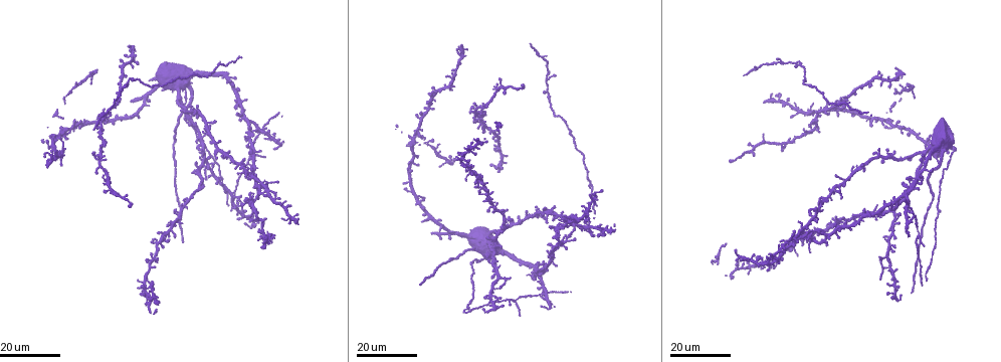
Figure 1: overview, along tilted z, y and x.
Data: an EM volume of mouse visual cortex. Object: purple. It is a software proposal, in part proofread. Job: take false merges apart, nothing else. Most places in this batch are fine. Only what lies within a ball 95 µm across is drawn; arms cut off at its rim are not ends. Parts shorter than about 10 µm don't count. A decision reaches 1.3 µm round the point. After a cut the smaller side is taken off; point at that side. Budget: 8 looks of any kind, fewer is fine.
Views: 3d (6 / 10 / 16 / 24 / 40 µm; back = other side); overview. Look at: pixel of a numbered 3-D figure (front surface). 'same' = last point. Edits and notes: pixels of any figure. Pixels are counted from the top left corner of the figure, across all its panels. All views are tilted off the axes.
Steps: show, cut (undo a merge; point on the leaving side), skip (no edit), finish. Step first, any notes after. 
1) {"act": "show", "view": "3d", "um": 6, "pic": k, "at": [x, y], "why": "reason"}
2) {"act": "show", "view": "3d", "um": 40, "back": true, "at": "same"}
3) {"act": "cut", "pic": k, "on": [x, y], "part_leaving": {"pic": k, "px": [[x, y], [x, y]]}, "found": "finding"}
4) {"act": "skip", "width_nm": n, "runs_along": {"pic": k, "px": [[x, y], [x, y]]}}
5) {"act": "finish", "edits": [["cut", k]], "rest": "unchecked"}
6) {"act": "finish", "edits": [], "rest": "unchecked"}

{"act": "show", "view": "3d", "um": 24, "pic": 1, "at": [809, 110], "why": "four or more arms meet"}

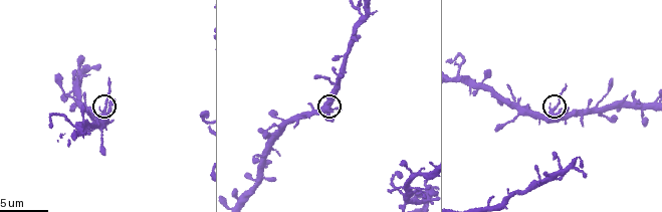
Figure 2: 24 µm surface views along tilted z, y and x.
{"act": "show", "view": "3d", "um": 10, "pic": 2, "at": [107, 111]}

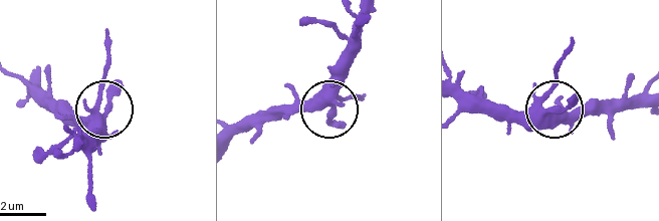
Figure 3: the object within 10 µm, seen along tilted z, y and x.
{"act": "skip", "side_arm_um": 18, "found": "continuous, no second cell"}

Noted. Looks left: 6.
{"act": "show", "view": "3d", "um": 24, "pic": 1, "at": [796, 61], "why": "thick turns thin"}

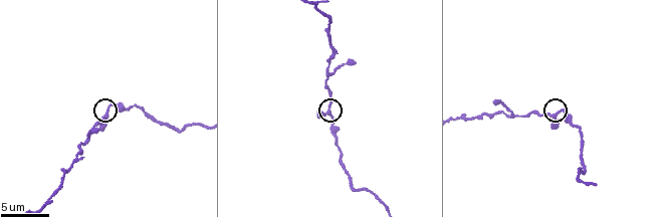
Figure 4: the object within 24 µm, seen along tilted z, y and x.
{"act": "show", "view": "3d", "um": 6, "pic": 4, "at": [111, 106]}

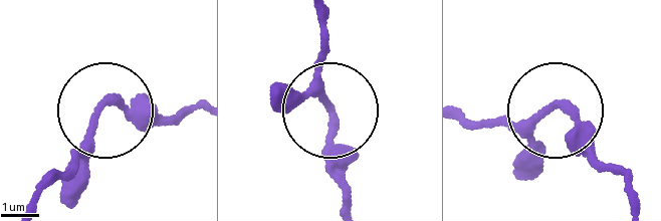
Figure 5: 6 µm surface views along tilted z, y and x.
{"act": "skip", "found": "continuous, no second cell"}

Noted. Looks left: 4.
{"act": "show", "view": "3d", "um": 16, "pic": 2, "at": [563, 170]}

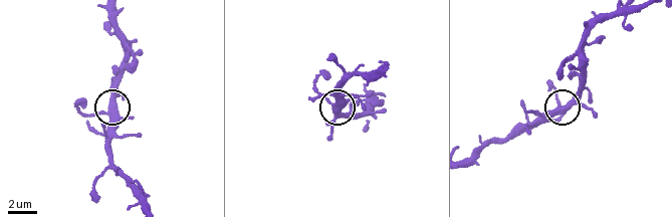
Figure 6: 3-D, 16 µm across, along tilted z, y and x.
{"act": "skip", "arms": 3, "found": "all the same cell"}

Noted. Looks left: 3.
{"act": "show", "view": "3d", "um": 24, "pic": 1, "at": [848, 95]}

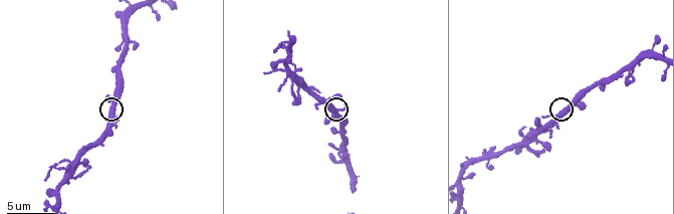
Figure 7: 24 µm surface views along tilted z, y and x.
{"act": "show", "view": "3d", "um": 10, "pic": 7, "at": [113, 118]}

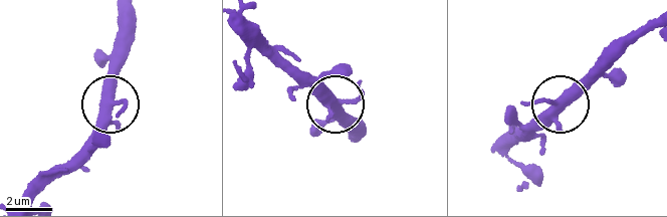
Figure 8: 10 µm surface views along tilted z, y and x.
{"act": "show", "view": "3d", "um": 10, "back": true, "pic": 8, "at": [561, 100]}

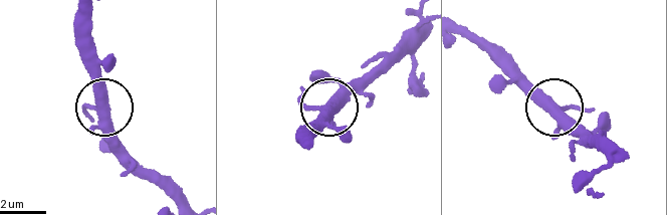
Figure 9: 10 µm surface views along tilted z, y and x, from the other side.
{"act": "skip", "runs_along": {"pic": 9, "px": [[179, 198], [120, 141], [82, 48]]}, "found": "all the same cell"}

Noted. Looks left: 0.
{"act": "finish", "edits": [], "rest": "unchecked"}

